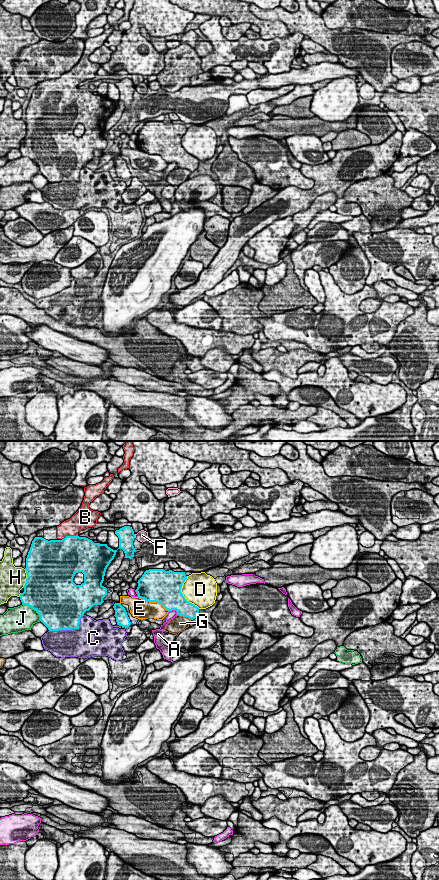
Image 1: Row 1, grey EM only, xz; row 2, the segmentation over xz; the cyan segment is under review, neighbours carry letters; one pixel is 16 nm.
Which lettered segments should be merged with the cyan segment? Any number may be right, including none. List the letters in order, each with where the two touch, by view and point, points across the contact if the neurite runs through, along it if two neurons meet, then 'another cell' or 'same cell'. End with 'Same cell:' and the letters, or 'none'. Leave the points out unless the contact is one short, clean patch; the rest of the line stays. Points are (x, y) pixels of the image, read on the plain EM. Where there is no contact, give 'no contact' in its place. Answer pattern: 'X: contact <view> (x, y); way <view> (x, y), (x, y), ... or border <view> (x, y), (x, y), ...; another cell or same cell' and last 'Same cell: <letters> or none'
A: contact xz (174, 161); another cell
B: contact xz (71, 88); same cell
C: contact xz (70, 181); another cell
D: contact xz (182, 146); another cell
E: contact xz (153, 153); another cell
F: contact xz (134, 88); border xz (134, 86), (135, 89); another cell
G: contact xz (184, 168); another cell
H: contact xz (26, 130); another cell
J: contact xz (34, 161); another cell
Same cell: B

